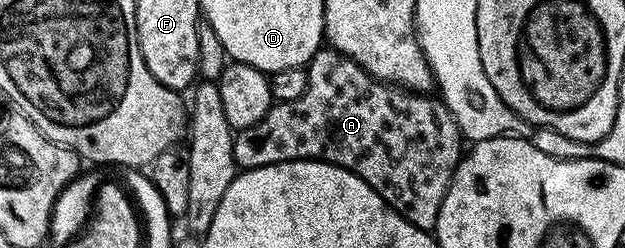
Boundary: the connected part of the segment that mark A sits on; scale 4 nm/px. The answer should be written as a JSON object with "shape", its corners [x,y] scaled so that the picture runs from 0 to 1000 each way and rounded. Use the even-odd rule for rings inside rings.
{"shape":[[[525,190],[509,198],[507,218],[496,238],[491,274],[494,286],[494,347],[491,367],[485,367],[485,383],[478,399],[470,407],[445,407],[430,435],[427,464],[421,480],[414,480],[414,496],[408,496],[394,520],[378,524],[373,556],[373,621],[381,669],[387,685],[395,685],[406,681],[408,673],[427,673],[429,665],[453,657],[454,649],[522,649],[531,665],[549,673],[568,706],[574,706],[574,722],[587,734],[632,855],[645,867],[645,883],[664,899],[664,915],[688,931],[698,927],[699,887],[702,883],[702,835],[709,819],[709,786],[715,786],[720,722],[725,718],[725,698],[731,681],[741,617],[741,597],[738,601],[741,560],[736,544],[736,520],[718,435],[712,427],[712,411],[704,399],[691,407],[691,387],[658,375],[634,351],[624,355],[621,339],[598,327],[594,298],[581,286],[581,270],[574,270],[574,254],[568,254],[555,222],[549,222],[542,206]]]}

